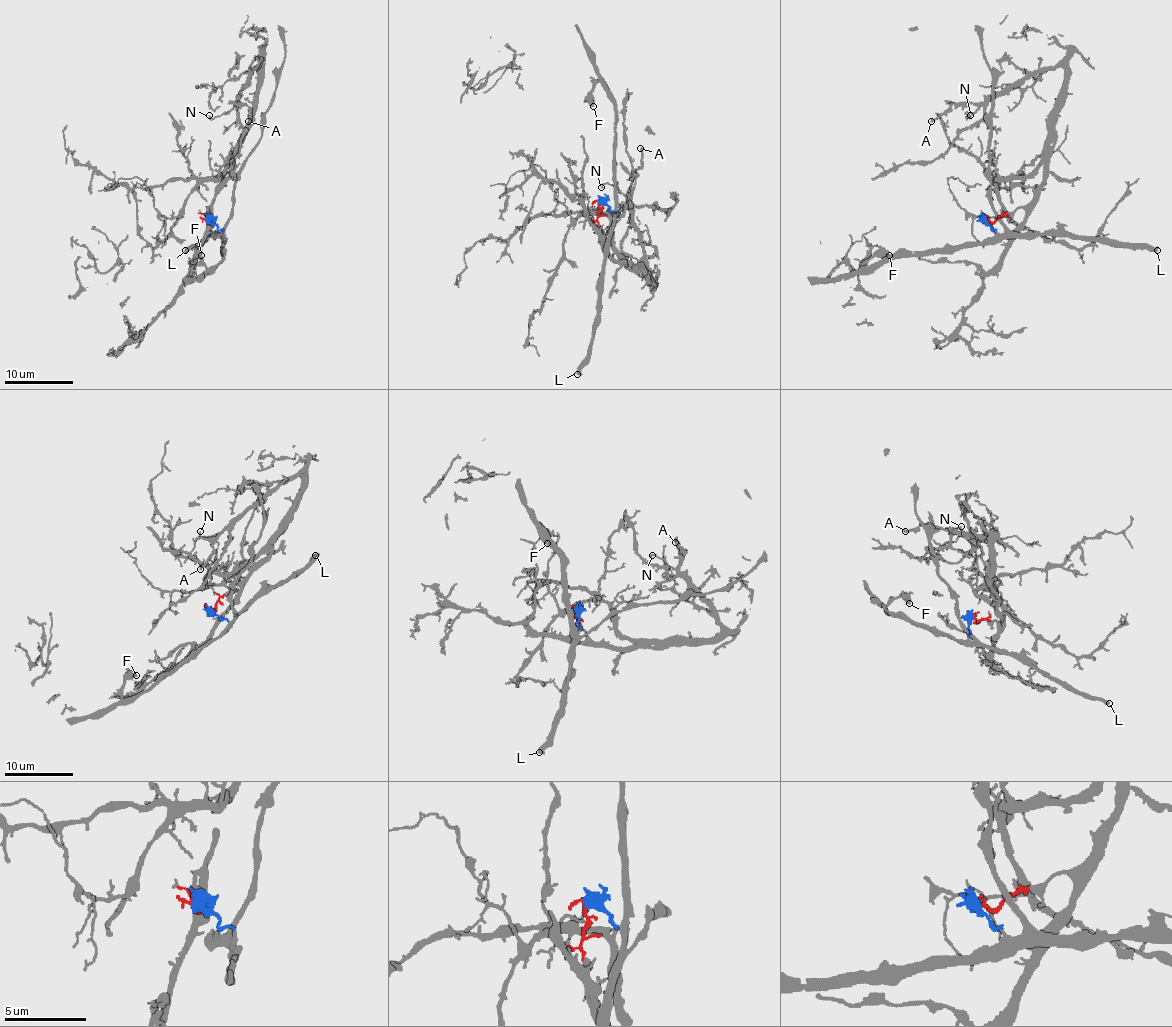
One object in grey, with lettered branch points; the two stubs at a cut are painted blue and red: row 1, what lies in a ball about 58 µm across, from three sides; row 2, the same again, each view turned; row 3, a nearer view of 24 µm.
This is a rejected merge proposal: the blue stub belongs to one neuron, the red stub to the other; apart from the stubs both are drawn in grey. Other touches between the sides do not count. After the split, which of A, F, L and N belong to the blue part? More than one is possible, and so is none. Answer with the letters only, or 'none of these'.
F, L

